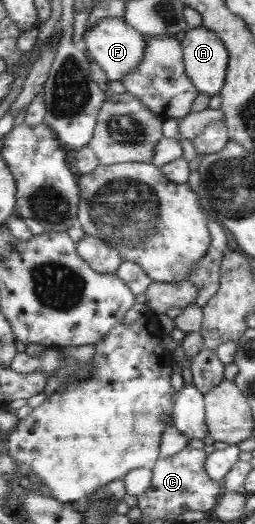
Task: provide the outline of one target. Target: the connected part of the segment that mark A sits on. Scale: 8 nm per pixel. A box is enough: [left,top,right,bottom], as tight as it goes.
[181,26,229,97]

